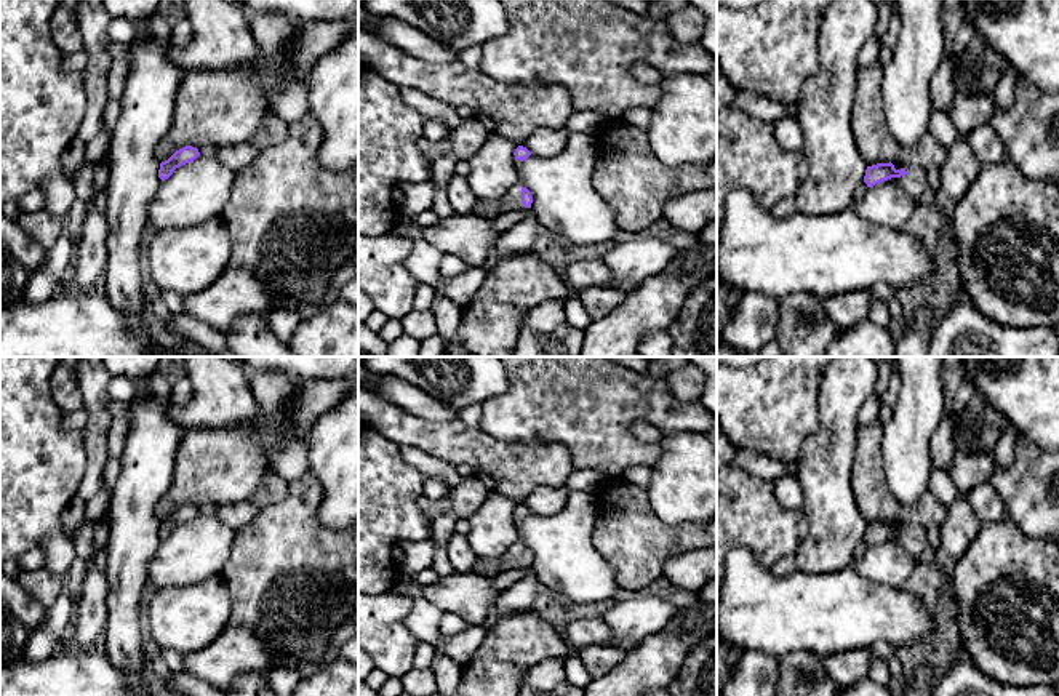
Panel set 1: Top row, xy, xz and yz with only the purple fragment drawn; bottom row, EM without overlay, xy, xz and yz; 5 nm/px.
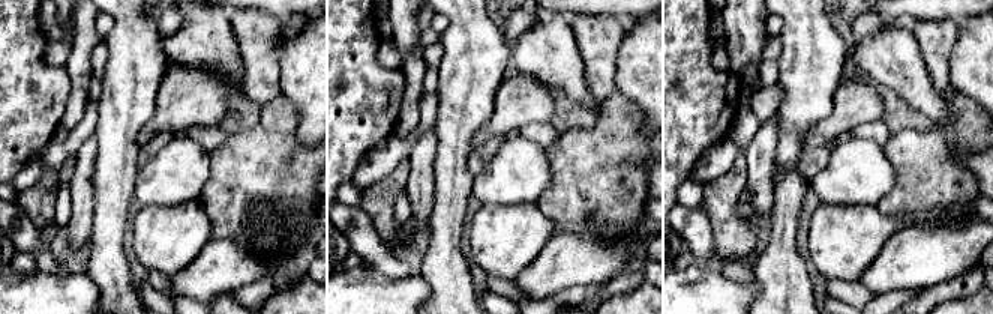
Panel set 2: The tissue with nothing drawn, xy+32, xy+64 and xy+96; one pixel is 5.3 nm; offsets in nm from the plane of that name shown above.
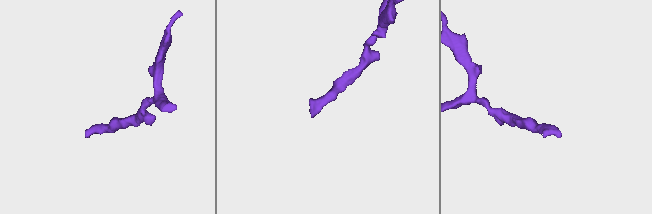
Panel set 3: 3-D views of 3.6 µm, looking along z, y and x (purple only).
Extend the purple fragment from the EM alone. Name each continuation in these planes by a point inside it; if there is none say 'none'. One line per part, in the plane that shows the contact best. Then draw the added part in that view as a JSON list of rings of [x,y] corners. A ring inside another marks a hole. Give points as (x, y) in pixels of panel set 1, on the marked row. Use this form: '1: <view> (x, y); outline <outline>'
1: xz (485, 208); outline [[[522,184],[506,194],[499,200],[478,200],[477,205],[472,208],[470,214],[480,216],[480,218],[493,218],[499,216],[507,211],[523,210],[522,203]]]

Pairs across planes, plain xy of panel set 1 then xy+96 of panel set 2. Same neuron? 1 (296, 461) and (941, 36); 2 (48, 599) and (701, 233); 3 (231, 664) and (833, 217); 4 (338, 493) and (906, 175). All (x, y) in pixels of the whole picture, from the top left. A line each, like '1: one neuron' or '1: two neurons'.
1: one neuron
2: two neurons
3: two neurons
4: two neurons

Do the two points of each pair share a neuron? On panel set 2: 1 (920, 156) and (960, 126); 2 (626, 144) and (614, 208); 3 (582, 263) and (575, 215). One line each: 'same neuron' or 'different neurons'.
1: same neuron
2: same neuron
3: different neurons

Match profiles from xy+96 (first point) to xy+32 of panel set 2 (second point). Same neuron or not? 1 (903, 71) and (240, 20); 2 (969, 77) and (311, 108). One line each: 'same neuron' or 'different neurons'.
1: different neurons
2: same neuron

